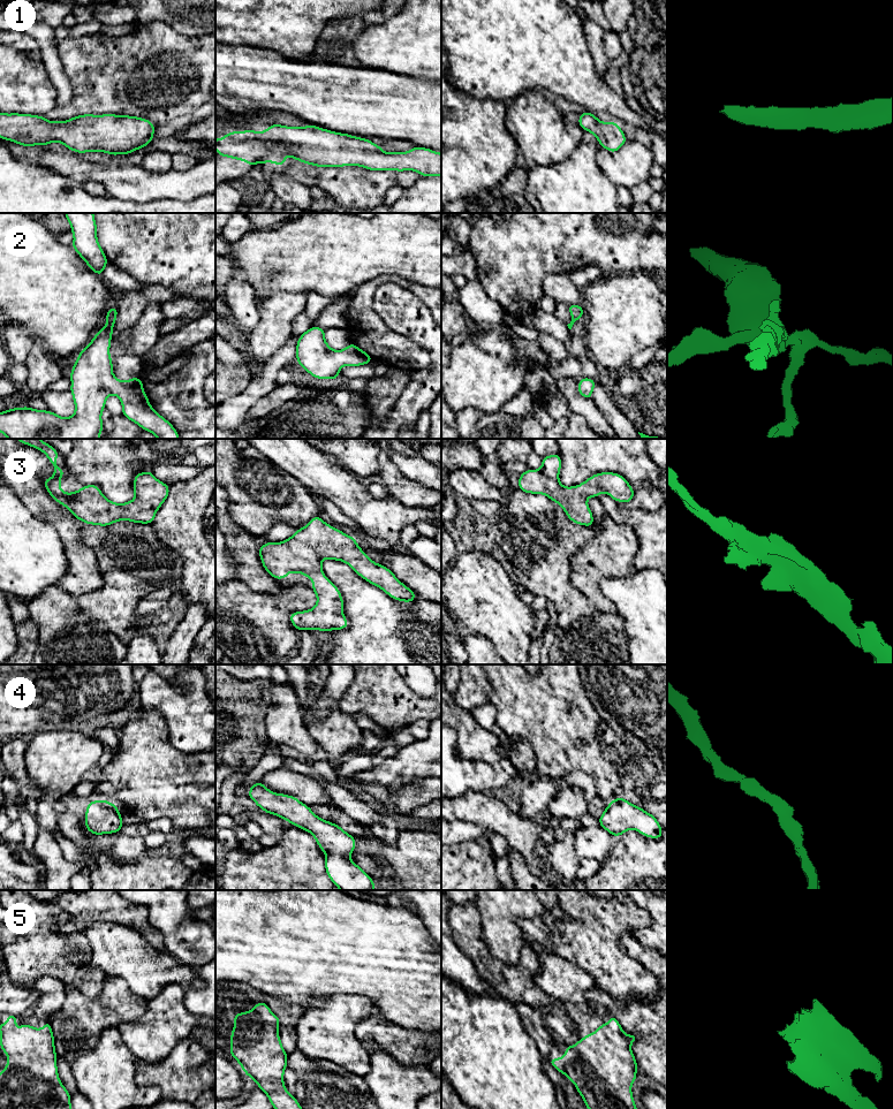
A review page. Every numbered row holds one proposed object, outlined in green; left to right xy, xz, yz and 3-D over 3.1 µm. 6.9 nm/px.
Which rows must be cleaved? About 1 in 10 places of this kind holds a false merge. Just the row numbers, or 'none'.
none

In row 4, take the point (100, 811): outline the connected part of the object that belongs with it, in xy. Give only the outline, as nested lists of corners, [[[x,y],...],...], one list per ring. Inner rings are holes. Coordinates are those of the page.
[[[105,799],[89,802],[84,825],[93,835],[121,833],[123,820],[118,806]]]

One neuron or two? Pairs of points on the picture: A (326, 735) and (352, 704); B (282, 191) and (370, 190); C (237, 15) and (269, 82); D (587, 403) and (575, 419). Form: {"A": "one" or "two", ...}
{"A": "two", "B": "two", "C": "two", "D": "two"}

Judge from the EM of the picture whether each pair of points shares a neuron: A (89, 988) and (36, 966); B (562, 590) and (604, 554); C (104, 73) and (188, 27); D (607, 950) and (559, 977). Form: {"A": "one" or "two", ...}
{"A": "one", "B": "two", "C": "two", "D": "two"}

